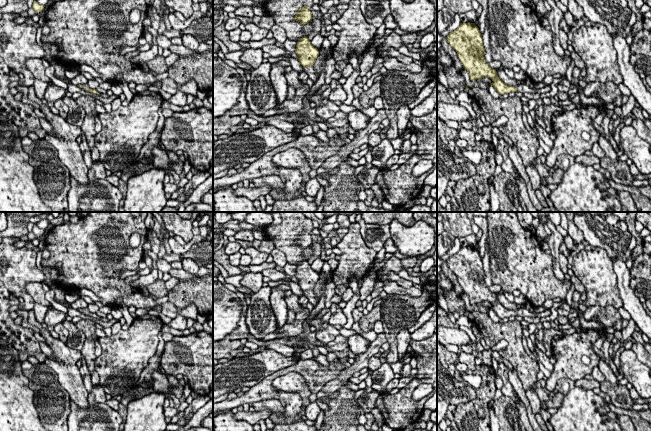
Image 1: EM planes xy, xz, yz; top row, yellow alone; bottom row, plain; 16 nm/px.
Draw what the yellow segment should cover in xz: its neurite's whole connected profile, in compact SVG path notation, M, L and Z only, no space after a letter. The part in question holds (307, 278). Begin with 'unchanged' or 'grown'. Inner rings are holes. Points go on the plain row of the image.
grown; M304 260L297 266L295 277L298 279L297 284L303 290L309 302L315 308L319 303L317 296L313 292L314 286L319 280L319 275L311 268L308 260Z

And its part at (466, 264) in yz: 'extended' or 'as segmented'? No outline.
extended

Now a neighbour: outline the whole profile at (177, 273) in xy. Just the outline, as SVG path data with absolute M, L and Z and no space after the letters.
M173 268L168 273L171 275L171 277L175 277L178 279L192 279L192 278L198 278L199 277L197 274L196 275L190 274L183 269Z

